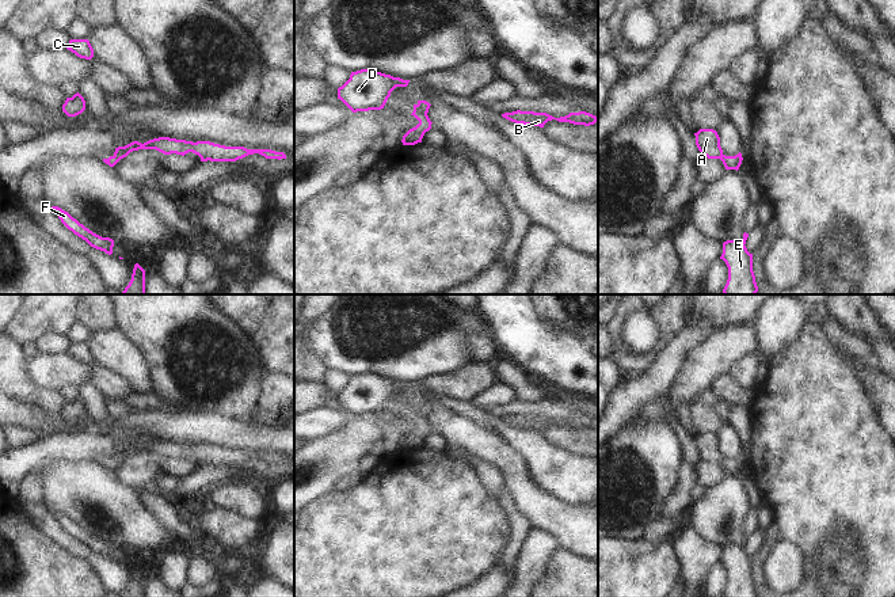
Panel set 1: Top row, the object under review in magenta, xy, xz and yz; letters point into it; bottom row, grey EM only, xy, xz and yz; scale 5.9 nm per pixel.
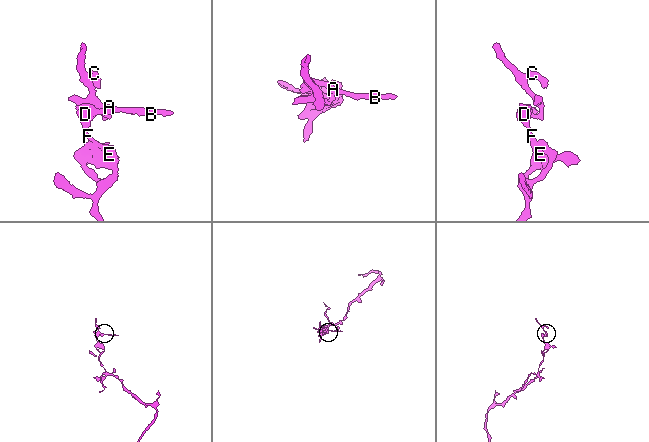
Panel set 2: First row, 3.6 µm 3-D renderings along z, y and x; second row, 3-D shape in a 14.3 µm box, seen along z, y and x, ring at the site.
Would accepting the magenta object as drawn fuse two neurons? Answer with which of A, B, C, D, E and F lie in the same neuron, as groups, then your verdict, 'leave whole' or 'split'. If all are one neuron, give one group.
A B D E F / C; split

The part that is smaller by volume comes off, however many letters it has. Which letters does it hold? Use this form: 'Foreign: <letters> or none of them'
Foreign: C

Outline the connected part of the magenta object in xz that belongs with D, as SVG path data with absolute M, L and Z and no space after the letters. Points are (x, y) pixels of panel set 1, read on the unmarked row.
M374 373L351 376L350 383L338 392L340 403L353 417L384 412L396 391L407 391L410 384L393 381Z

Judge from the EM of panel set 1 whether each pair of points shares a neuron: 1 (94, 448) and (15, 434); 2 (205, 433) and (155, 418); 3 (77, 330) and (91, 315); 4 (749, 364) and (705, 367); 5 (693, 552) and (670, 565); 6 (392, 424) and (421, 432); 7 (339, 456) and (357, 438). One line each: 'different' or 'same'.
1: different
2: same
3: different
4: different
5: different
6: different
7: same

